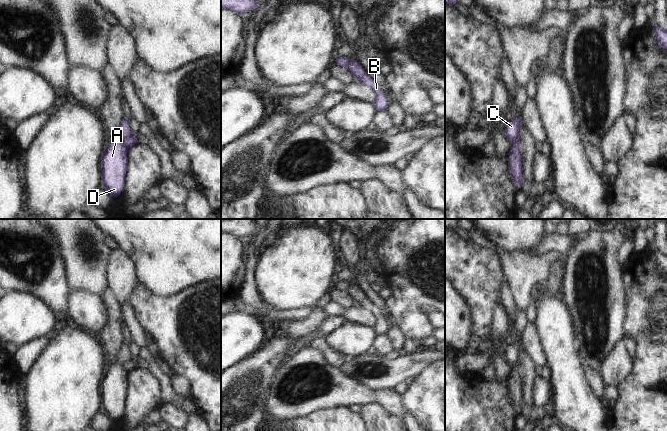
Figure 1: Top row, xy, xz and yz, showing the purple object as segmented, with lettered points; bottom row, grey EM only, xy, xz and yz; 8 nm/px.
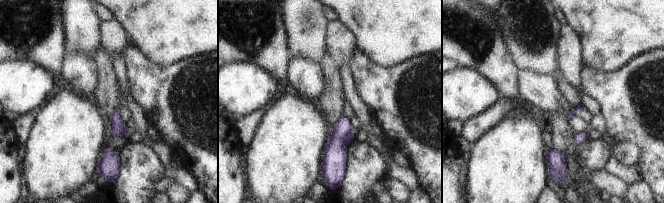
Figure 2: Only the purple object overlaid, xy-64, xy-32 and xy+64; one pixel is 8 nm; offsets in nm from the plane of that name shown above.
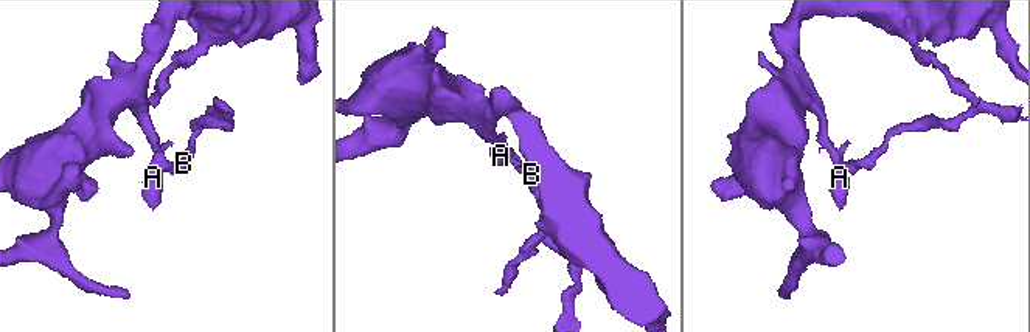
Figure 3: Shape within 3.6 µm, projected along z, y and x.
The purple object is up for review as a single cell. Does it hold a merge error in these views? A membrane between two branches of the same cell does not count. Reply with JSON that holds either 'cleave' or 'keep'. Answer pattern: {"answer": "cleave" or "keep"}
{"answer": "cleave"}

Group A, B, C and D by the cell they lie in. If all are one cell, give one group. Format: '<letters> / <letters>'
A C D / B

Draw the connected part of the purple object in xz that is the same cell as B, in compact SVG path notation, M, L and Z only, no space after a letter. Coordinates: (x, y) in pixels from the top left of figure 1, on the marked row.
M353 58L346 68L353 74L353 77L359 79L362 84L373 90L376 95L373 103L375 111L386 110L388 106L386 95L383 93L381 87L364 72L363 67Z

